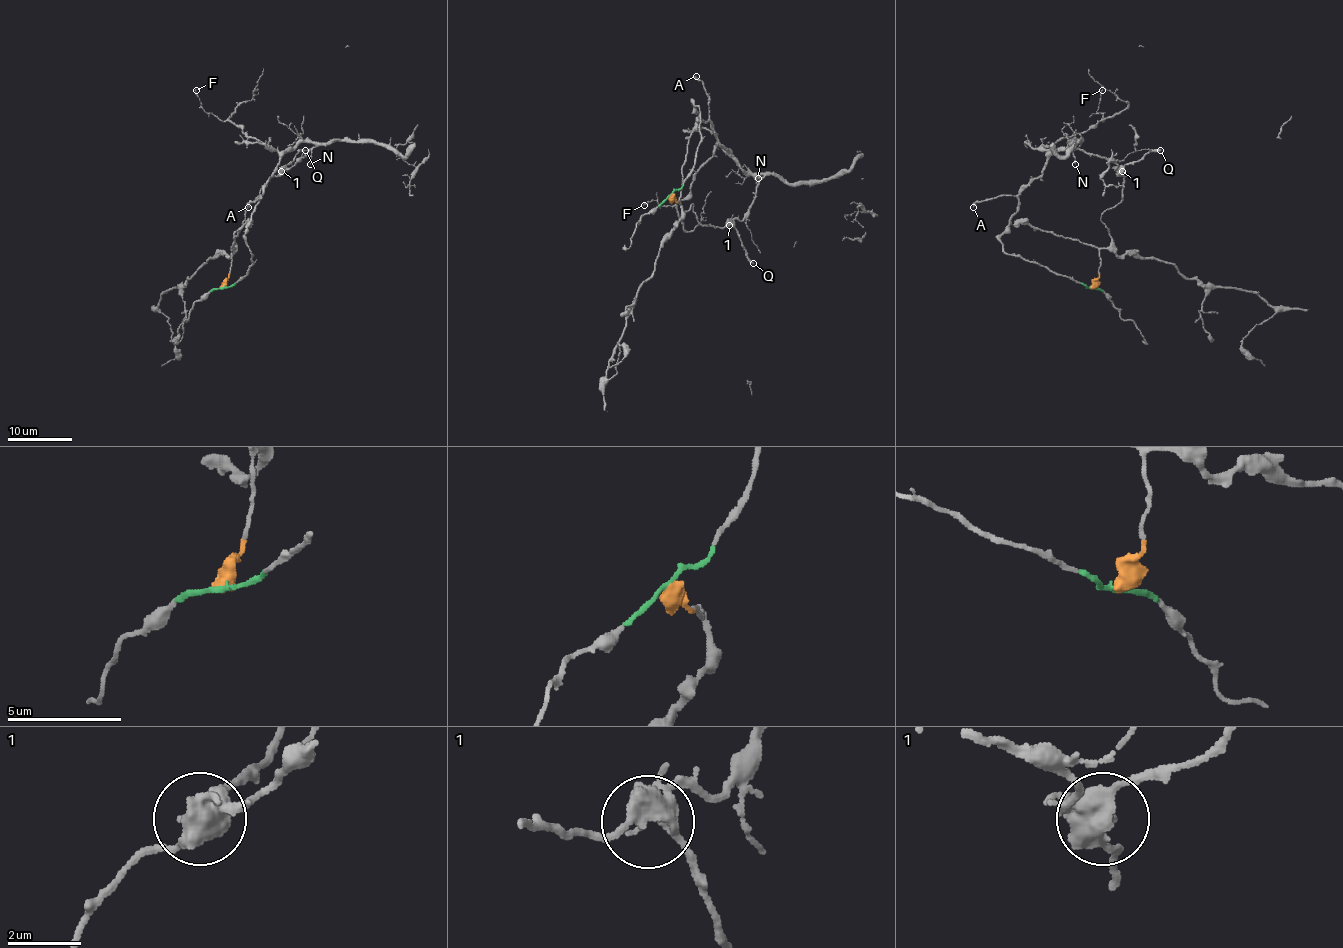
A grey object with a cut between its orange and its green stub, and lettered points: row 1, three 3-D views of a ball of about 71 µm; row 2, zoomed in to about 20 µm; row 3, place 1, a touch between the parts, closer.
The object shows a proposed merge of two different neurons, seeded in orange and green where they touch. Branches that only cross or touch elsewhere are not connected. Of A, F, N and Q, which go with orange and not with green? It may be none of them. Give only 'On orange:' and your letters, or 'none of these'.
On orange: Q

